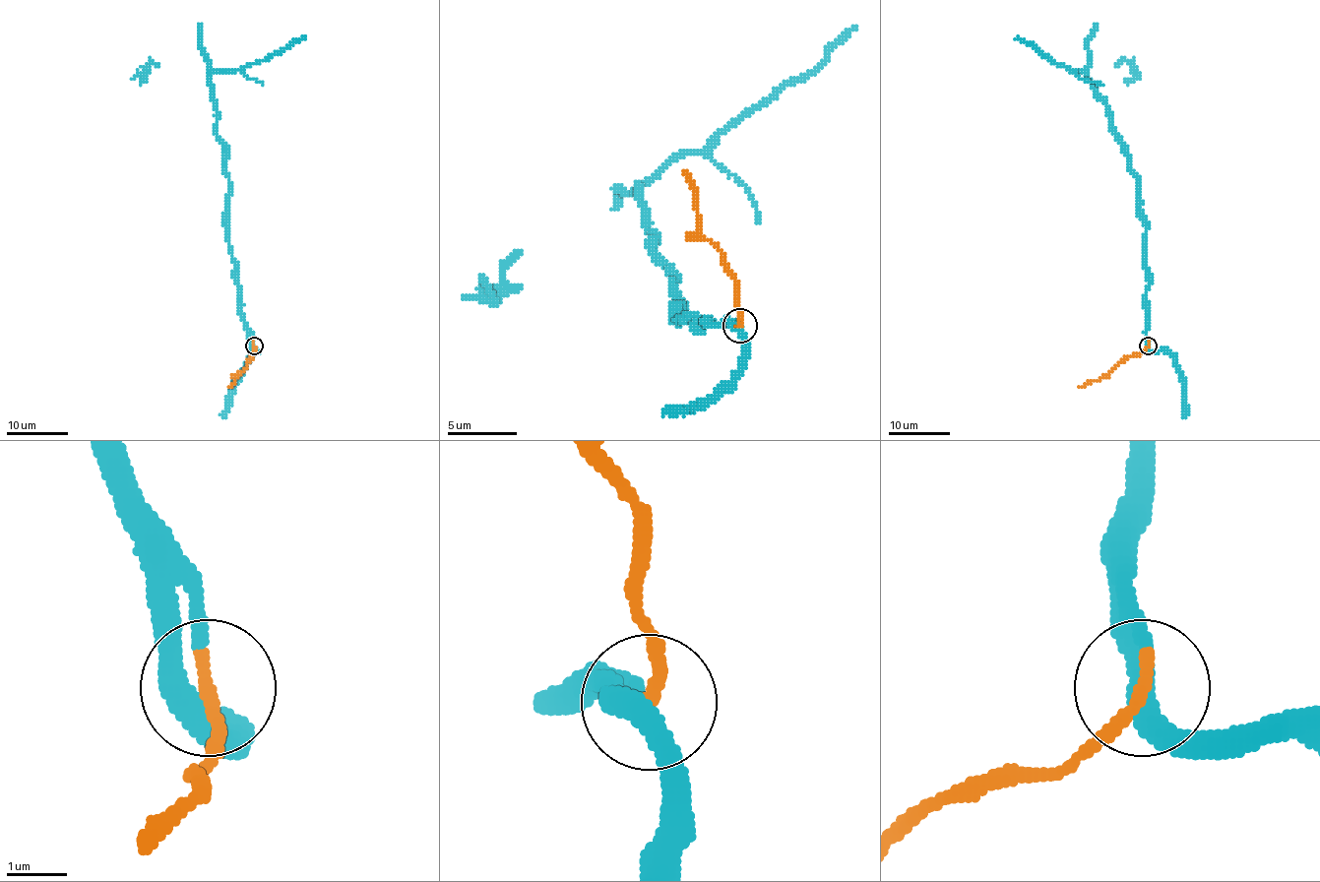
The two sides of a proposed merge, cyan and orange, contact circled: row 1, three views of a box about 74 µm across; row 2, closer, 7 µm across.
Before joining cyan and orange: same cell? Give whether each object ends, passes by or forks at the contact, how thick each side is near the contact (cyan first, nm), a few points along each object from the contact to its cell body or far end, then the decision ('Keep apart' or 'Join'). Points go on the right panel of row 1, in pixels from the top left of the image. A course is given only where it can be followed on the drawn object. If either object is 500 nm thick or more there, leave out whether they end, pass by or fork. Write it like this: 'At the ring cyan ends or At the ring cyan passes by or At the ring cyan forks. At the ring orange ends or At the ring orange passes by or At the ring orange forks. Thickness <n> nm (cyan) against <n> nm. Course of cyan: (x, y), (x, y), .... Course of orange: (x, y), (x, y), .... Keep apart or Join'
At the ring cyan passes by. At the ring orange ends. Thickness 420 nm (cyan) against 280 nm. Course of cyan: (1148, 346), (1144, 217), (1139, 177), (1131, 169), (1126, 147), (1089, 72), (1070, 70), (1015, 38). Course of orange: (1148, 346), (1139, 354), (1128, 355), (1106, 375), (1087, 381), (1079, 388). Join

